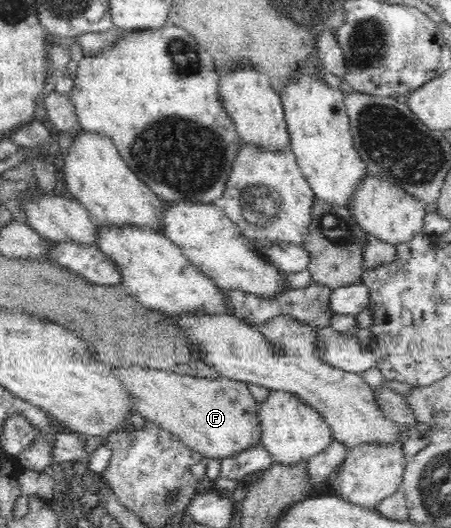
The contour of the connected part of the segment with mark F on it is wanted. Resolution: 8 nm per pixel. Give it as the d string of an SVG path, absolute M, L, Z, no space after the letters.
M116 366L114 372L118 372L133 394L141 422L152 422L178 435L185 446L204 460L224 460L242 455L262 443L259 403L245 382L228 378L193 378L138 366L130 369Z

